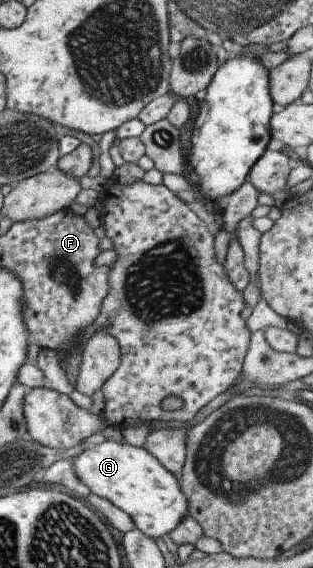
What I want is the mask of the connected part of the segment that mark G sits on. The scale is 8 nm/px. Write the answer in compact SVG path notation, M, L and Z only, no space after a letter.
M104 440L86 447L70 461L72 461L74 475L78 477L78 481L82 485L88 487L90 494L106 499L106 501L113 503L114 507L124 511L133 521L134 528L136 527L138 531L150 539L164 537L166 533L168 534L174 529L174 525L178 525L188 514L188 499L180 491L178 479L170 471L166 471L145 449L130 446L128 443L121 444Z

